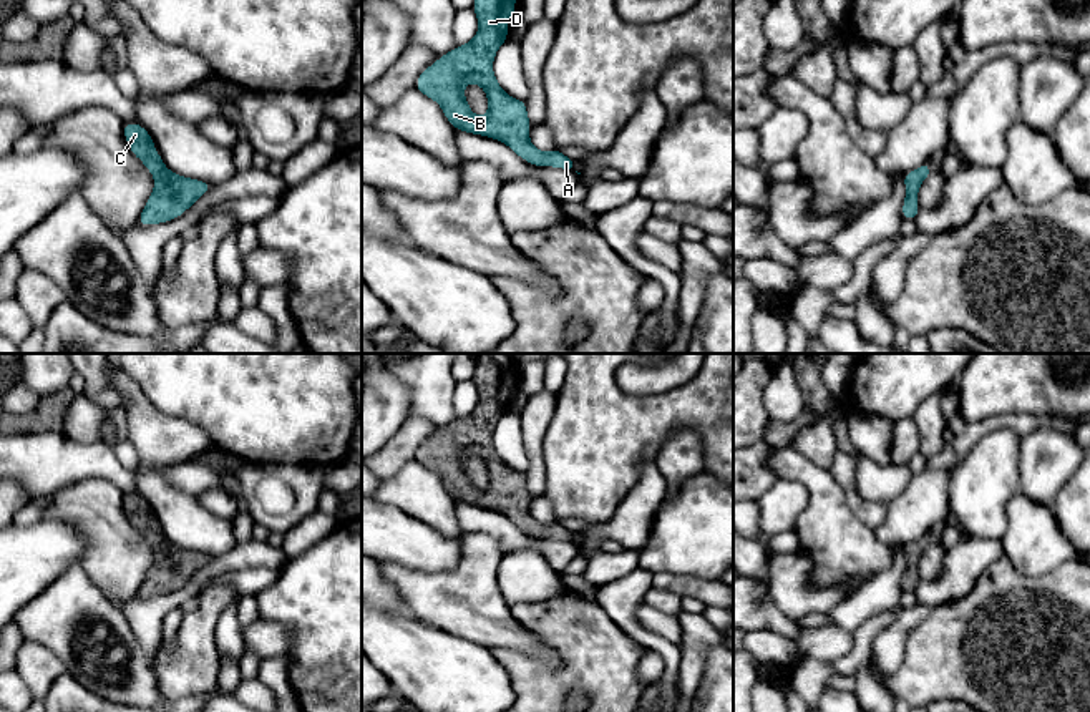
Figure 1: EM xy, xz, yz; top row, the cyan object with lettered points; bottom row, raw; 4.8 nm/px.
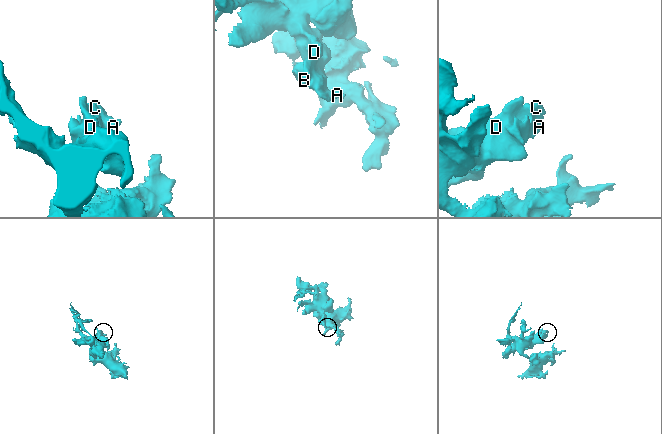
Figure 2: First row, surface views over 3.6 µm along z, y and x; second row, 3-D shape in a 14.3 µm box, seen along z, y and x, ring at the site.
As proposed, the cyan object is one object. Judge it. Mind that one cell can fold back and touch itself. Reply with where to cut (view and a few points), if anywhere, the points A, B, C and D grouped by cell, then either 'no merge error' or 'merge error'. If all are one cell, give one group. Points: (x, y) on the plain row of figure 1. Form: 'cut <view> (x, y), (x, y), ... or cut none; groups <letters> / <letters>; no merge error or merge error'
cut none; groups A B C D; no merge error

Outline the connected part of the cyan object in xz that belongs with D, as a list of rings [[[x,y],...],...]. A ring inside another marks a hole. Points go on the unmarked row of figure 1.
[[[478,354],[473,382],[478,405],[430,436],[416,451],[416,461],[436,473],[446,491],[458,501],[498,511],[534,538],[576,543],[576,533],[559,521],[544,524],[529,511],[526,475],[503,463],[493,432],[508,412],[506,395],[514,387],[516,365],[496,354]],[[468,455],[479,456],[488,468],[488,486],[476,488],[465,470]]]

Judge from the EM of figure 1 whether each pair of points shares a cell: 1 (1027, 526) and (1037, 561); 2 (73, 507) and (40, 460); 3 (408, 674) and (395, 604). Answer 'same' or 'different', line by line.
1: same
2: different
3: different

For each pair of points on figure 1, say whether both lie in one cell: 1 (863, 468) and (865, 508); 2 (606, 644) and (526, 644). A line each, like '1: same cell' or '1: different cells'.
1: different cells
2: different cells

